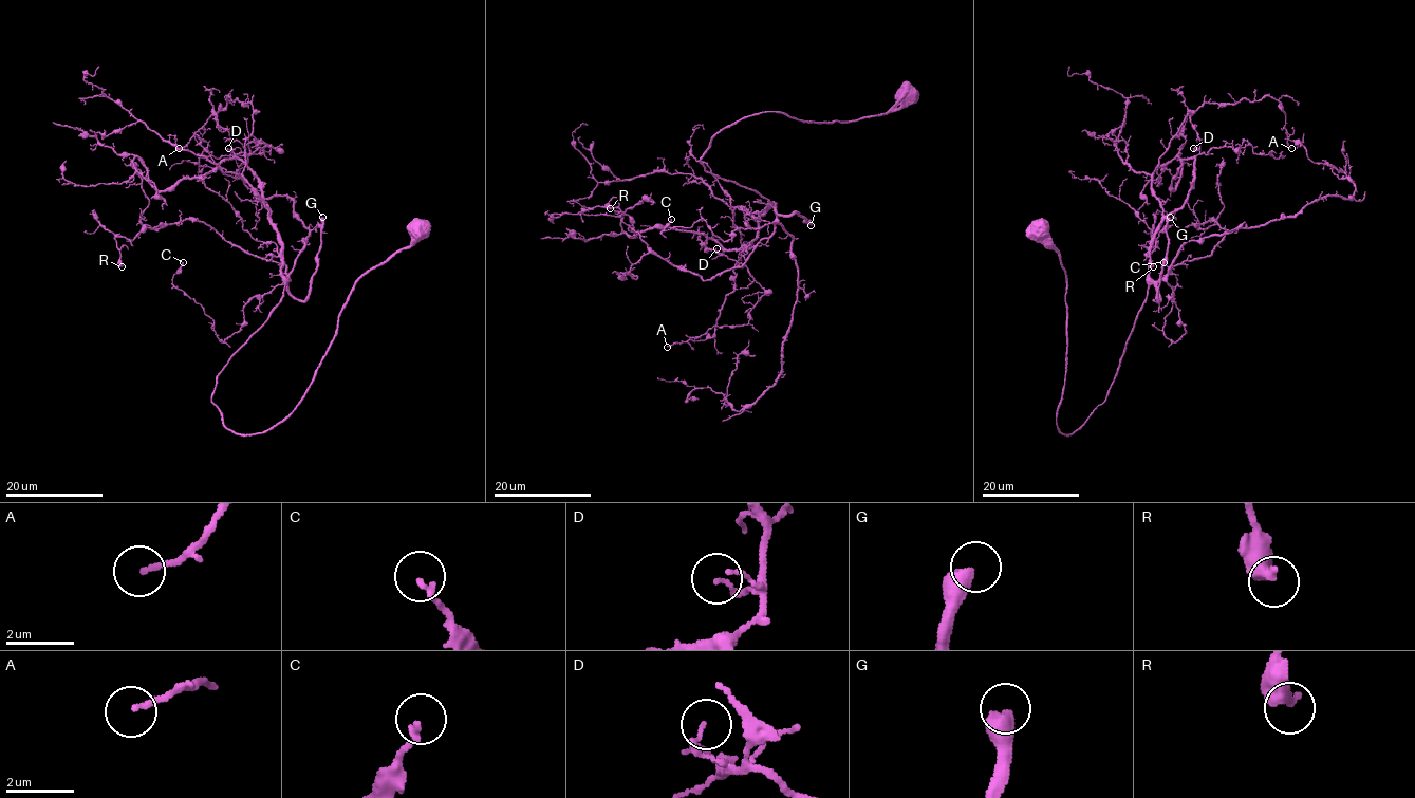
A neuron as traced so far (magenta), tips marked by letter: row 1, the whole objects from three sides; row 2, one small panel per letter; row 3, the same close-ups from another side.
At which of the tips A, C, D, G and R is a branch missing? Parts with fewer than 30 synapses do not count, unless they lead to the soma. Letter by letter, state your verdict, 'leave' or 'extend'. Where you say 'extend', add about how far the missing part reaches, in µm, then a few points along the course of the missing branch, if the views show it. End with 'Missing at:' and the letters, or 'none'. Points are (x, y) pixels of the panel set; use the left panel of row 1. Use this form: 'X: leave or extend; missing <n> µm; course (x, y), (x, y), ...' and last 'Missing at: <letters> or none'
A: leave
C: leave
D: leave
G: extend; missing 90 µm; course (322, 217), (303, 93), (279, 68), (245, 65), (229, 84), (191, 80), (181, 125), (159, 121)
R: leave
Missing at: G

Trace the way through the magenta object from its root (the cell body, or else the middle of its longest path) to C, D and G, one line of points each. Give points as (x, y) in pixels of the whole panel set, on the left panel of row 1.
C: (424, 230), (357, 281), (302, 401), (253, 434), (212, 393), (287, 280), (222, 342), (172, 283), (183, 262)
D: (424, 230), (357, 281), (302, 401), (236, 434), (216, 378), (284, 280), (261, 182), (228, 148)
G: (424, 230), (357, 281), (302, 401), (236, 434), (211, 401), (219, 372), (285, 283), (309, 296), (322, 217)

